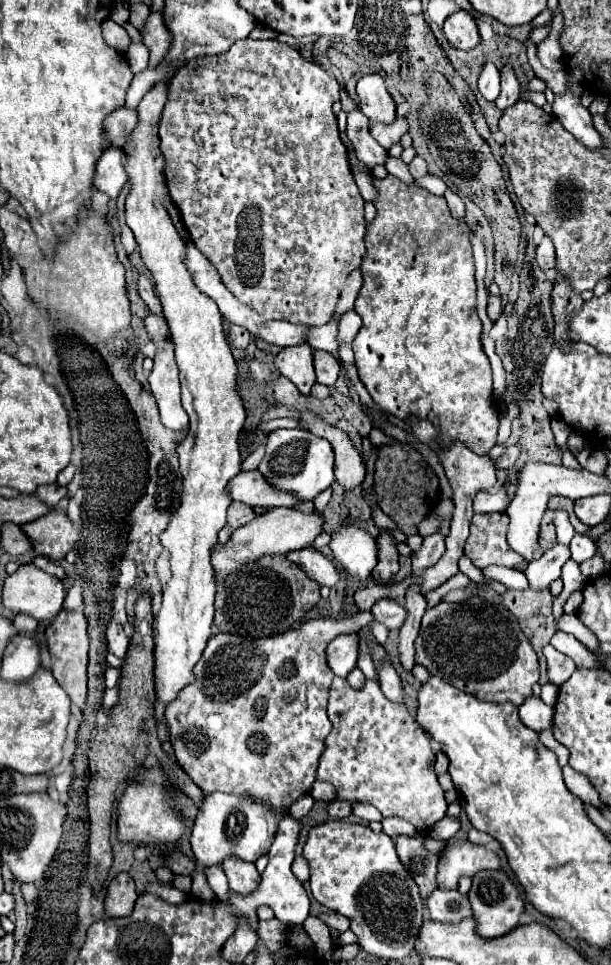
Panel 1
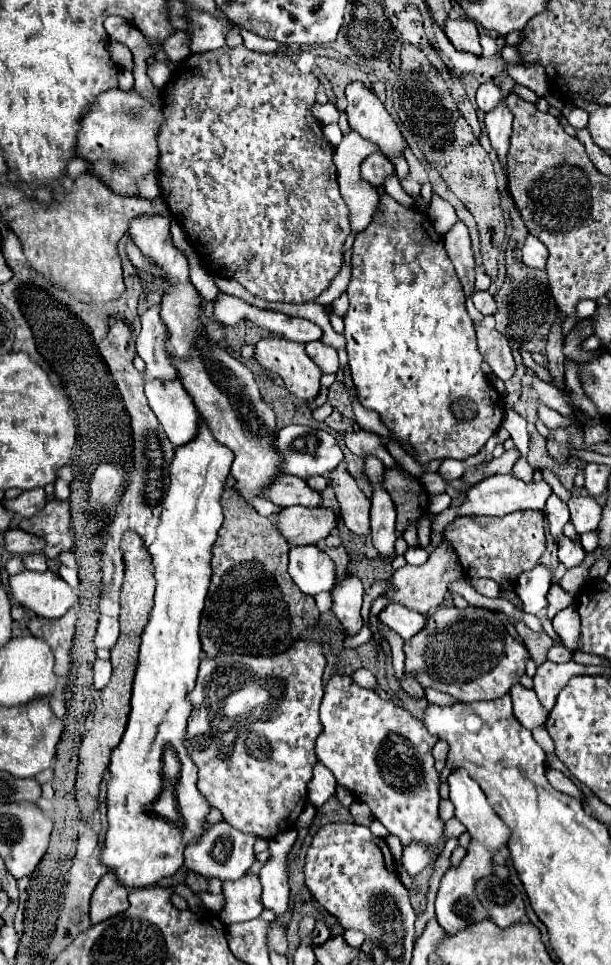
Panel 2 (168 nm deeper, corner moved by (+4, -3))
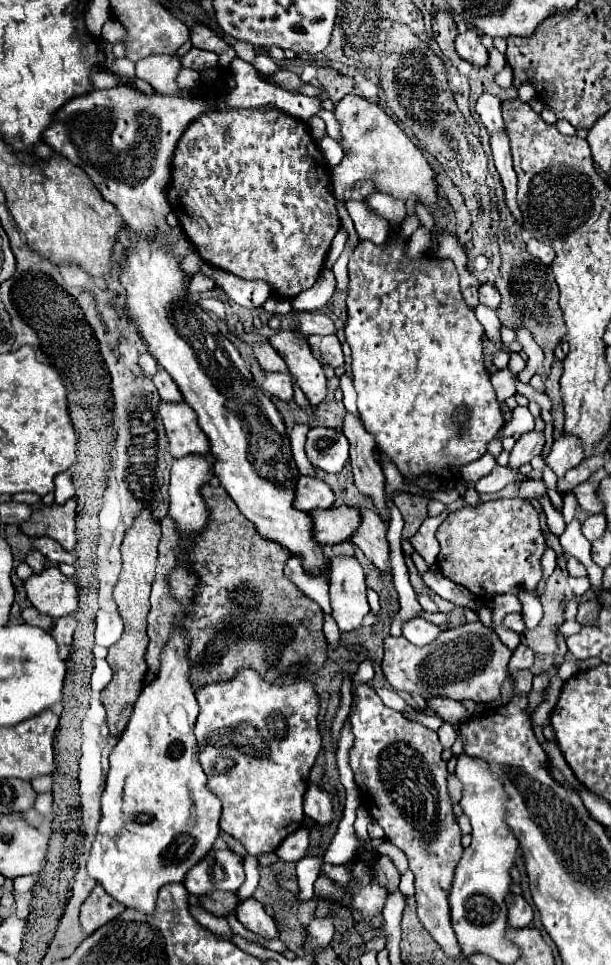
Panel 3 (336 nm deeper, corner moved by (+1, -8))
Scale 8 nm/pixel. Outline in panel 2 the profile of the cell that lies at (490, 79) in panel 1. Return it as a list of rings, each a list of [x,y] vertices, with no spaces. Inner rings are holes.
[[[484,82],[480,84],[478,92],[476,92],[476,104],[480,110],[484,112],[490,112],[496,108],[496,104],[500,102],[502,94],[500,94],[500,88],[494,84],[494,82]]]

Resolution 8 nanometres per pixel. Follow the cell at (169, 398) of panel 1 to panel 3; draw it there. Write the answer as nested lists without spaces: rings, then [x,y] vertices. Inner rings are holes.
[[[161,403],[159,413],[169,437],[169,453],[175,459],[185,455],[207,455],[209,443],[197,425],[193,409],[185,403]]]

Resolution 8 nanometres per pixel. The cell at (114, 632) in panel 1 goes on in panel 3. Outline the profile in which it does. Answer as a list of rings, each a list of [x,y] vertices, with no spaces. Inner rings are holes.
[[[99,611],[95,625],[95,643],[101,647],[115,645],[123,635],[123,621],[117,611]]]

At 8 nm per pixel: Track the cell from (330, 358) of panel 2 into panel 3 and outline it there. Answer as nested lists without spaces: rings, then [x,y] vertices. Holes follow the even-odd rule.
[[[309,335],[307,337],[313,355],[331,367],[343,365],[343,351],[337,335]]]

